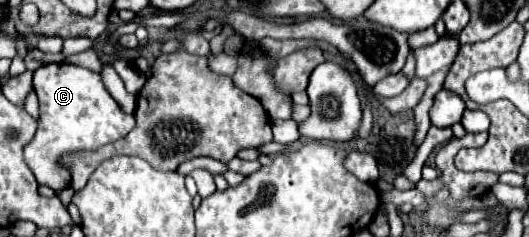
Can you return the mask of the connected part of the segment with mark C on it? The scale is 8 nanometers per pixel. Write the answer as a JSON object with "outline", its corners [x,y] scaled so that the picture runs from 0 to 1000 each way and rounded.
{"outline":[[[129,262],[76,278],[64,304],[64,388],[72,397],[72,422],[76,422],[76,515],[72,515],[72,549],[68,549],[64,582],[45,616],[45,675],[49,675],[53,709],[60,717],[60,734],[68,743],[72,776],[87,776],[106,810],[113,810],[129,776],[129,709],[110,692],[110,675],[117,658],[140,650],[151,633],[178,641],[178,633],[193,624],[197,608],[212,608],[212,599],[234,582],[253,540],[253,489],[234,481],[223,456],[223,439],[216,430],[216,414],[204,397],[189,312],[181,312],[159,278],[144,278],[144,270],[129,270]]]}

